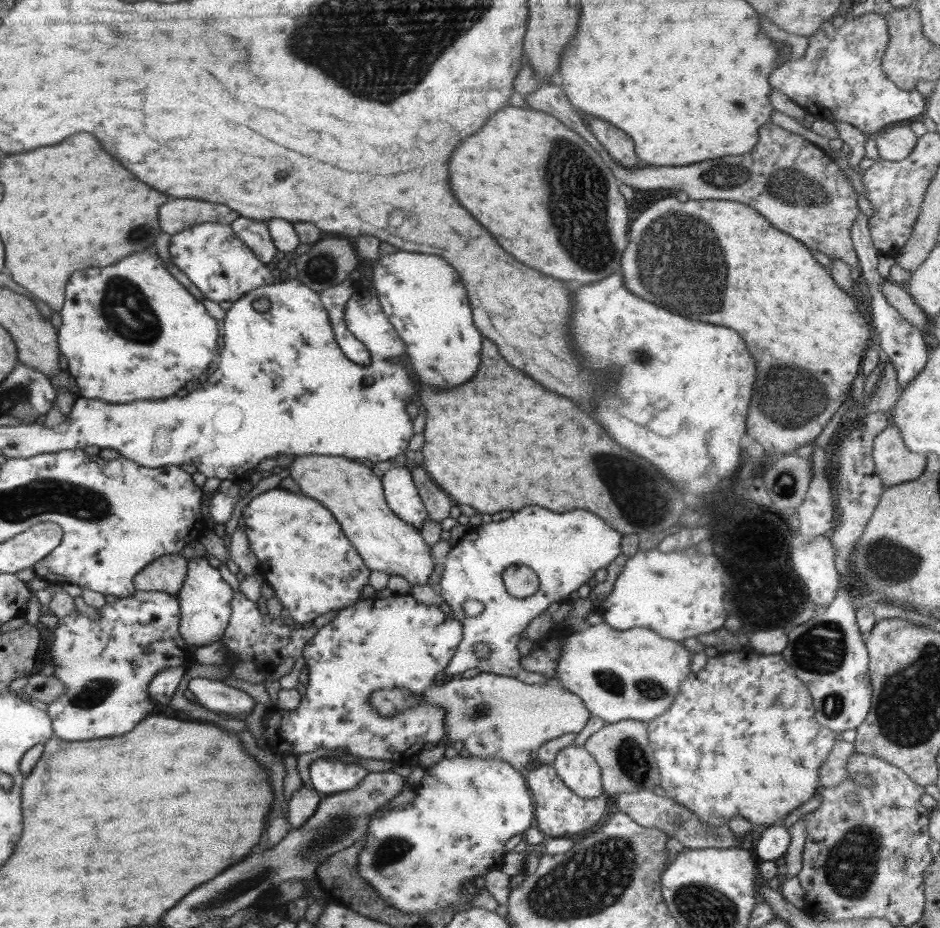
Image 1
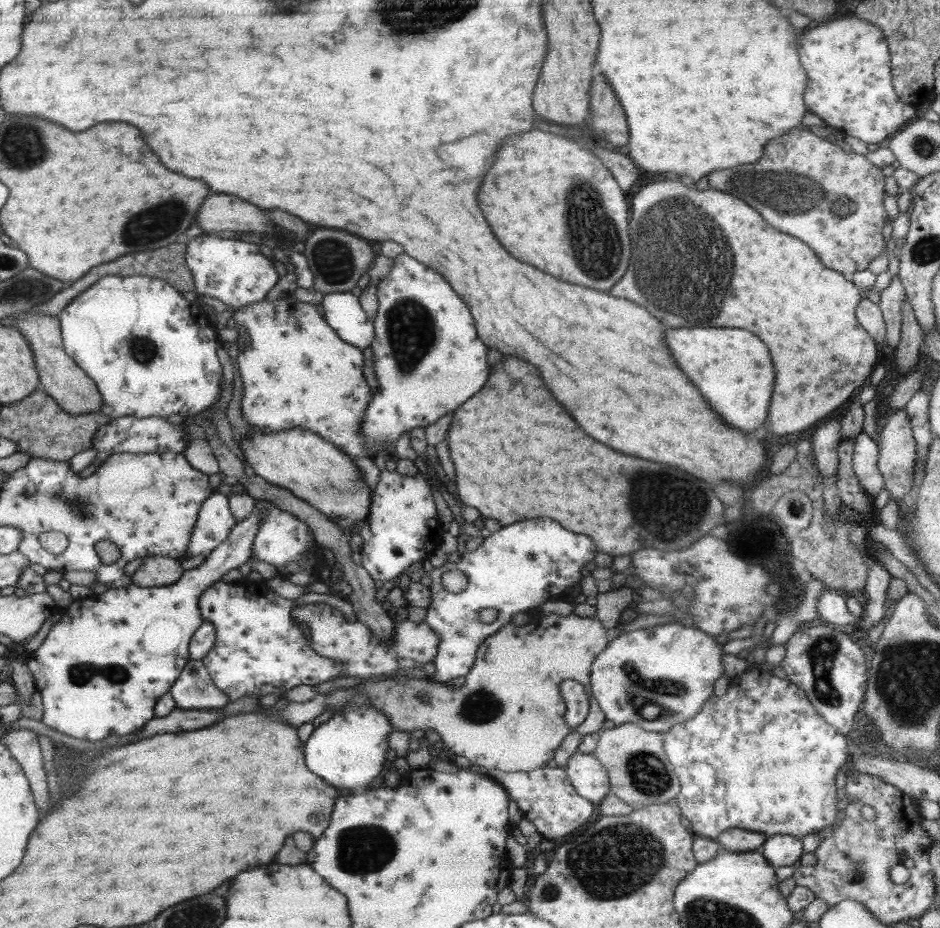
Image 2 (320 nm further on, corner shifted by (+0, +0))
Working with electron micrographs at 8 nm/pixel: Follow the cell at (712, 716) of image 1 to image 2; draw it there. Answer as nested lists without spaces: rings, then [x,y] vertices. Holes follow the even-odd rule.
[[[749,664],[749,666],[739,677],[733,679],[730,692],[724,698],[712,696],[710,702],[706,702],[706,706],[702,708],[702,712],[698,712],[690,722],[678,724],[670,732],[664,734],[664,750],[678,774],[680,786],[682,786],[680,794],[676,797],[682,817],[692,823],[695,836],[712,840],[716,840],[722,832],[728,829],[751,830],[762,833],[764,836],[788,834],[803,838],[827,827],[835,826],[841,818],[841,814],[838,812],[839,801],[836,797],[839,792],[836,789],[836,774],[838,774],[838,770],[845,769],[846,761],[850,759],[851,746],[848,744],[846,736],[840,734],[831,724],[818,716],[818,712],[814,710],[812,703],[808,702],[804,691],[800,690],[792,681],[762,664]]]

